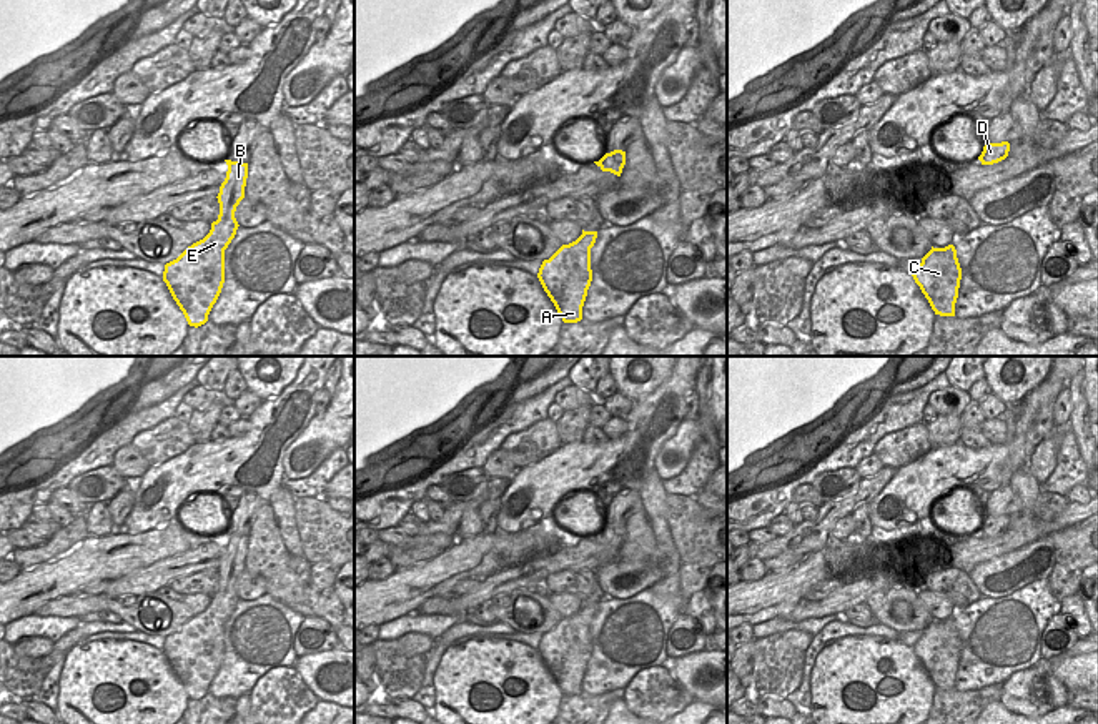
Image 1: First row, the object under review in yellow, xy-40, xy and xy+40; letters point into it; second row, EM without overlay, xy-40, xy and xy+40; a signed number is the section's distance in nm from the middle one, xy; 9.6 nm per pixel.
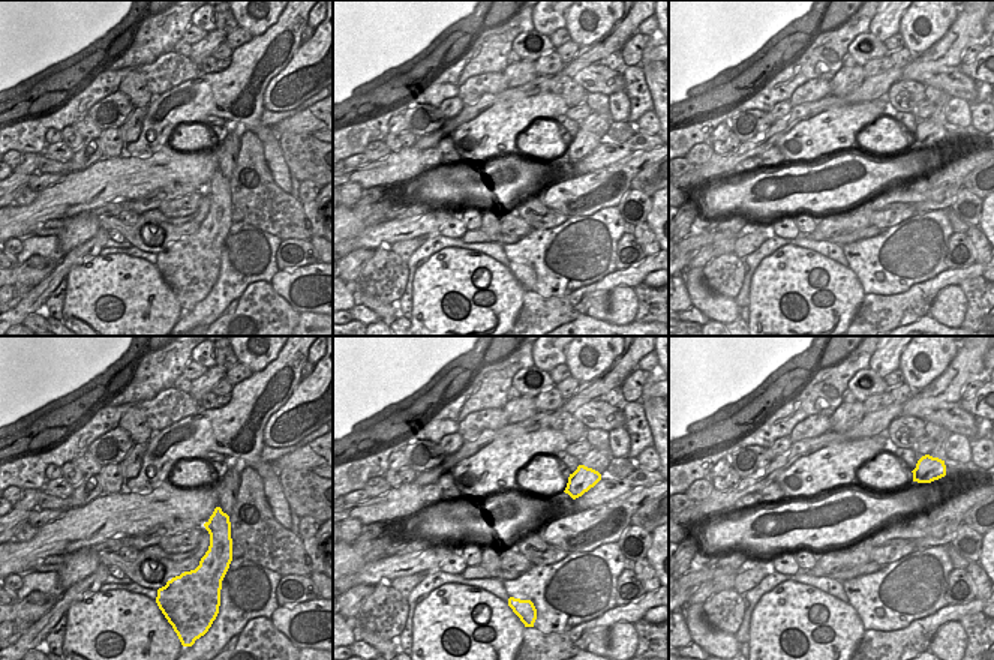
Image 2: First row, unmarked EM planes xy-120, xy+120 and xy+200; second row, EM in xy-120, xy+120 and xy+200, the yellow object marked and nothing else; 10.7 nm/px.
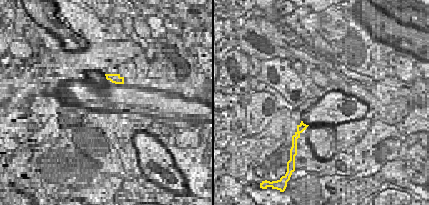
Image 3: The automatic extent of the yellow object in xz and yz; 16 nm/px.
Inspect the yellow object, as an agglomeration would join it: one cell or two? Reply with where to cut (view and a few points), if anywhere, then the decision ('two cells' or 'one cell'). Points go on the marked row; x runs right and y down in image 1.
no cut | one cell

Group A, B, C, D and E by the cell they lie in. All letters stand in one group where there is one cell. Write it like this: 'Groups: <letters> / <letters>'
Groups: A B C D E

